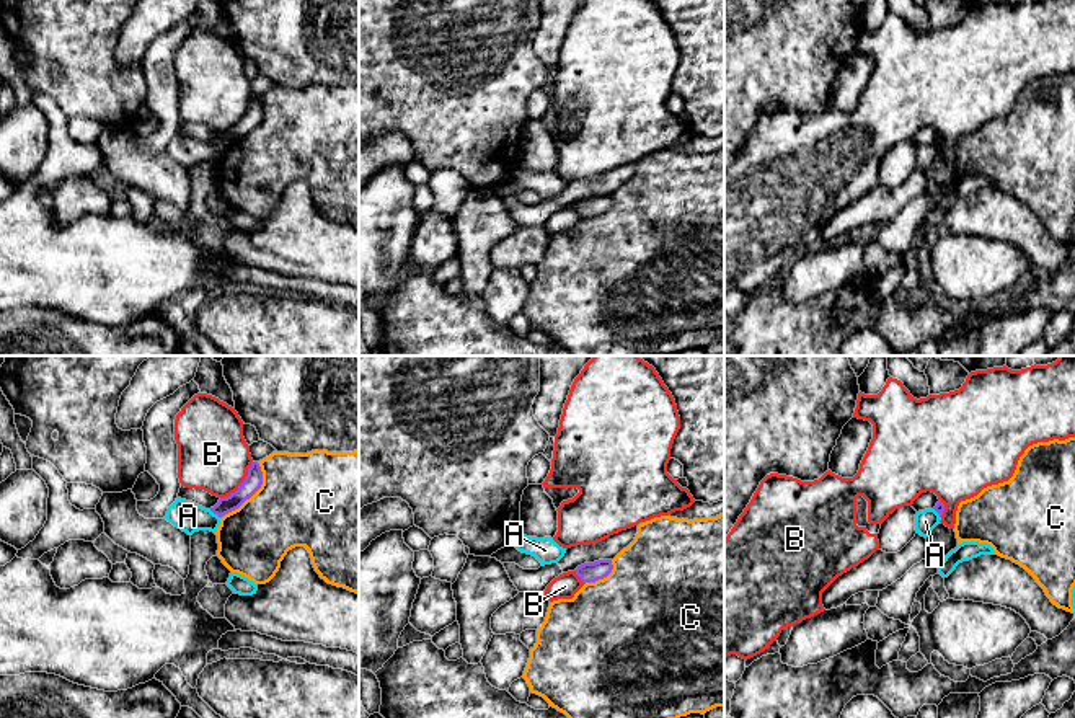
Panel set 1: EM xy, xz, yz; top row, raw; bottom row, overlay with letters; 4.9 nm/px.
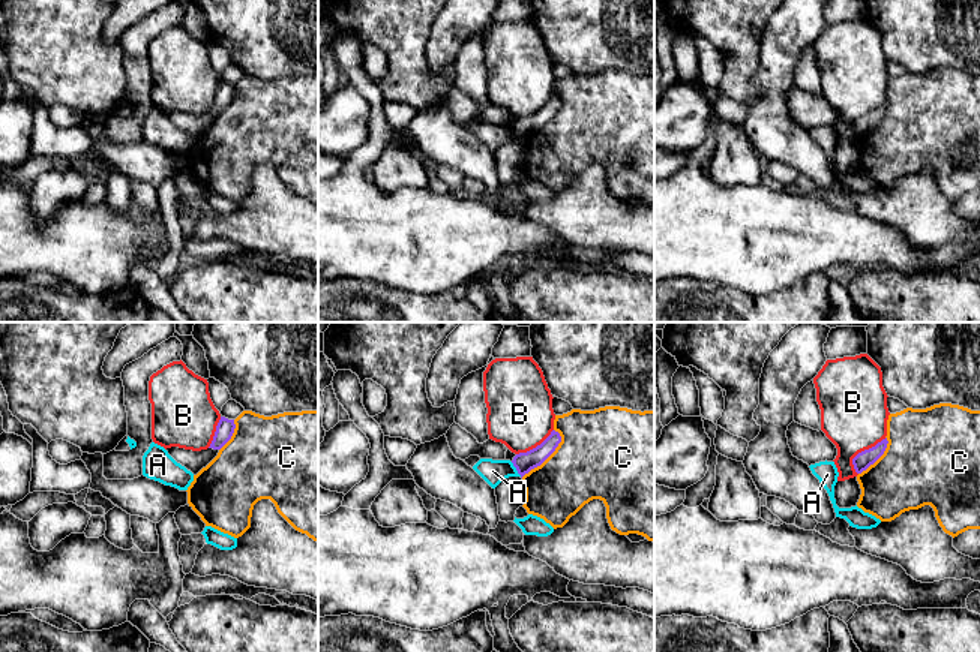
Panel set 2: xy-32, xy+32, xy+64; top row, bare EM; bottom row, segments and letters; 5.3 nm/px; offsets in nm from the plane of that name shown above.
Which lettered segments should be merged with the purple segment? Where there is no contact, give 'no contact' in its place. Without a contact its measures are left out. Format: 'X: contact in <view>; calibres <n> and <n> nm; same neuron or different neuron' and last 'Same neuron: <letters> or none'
A: contact in xy; calibres 90 and 150 nm; different neuron
B: contact in xy; calibres 90 and 360 nm; different neuron
C: contact in xy; calibres 90 and 440 nm; different neuron
Same neuron: none

